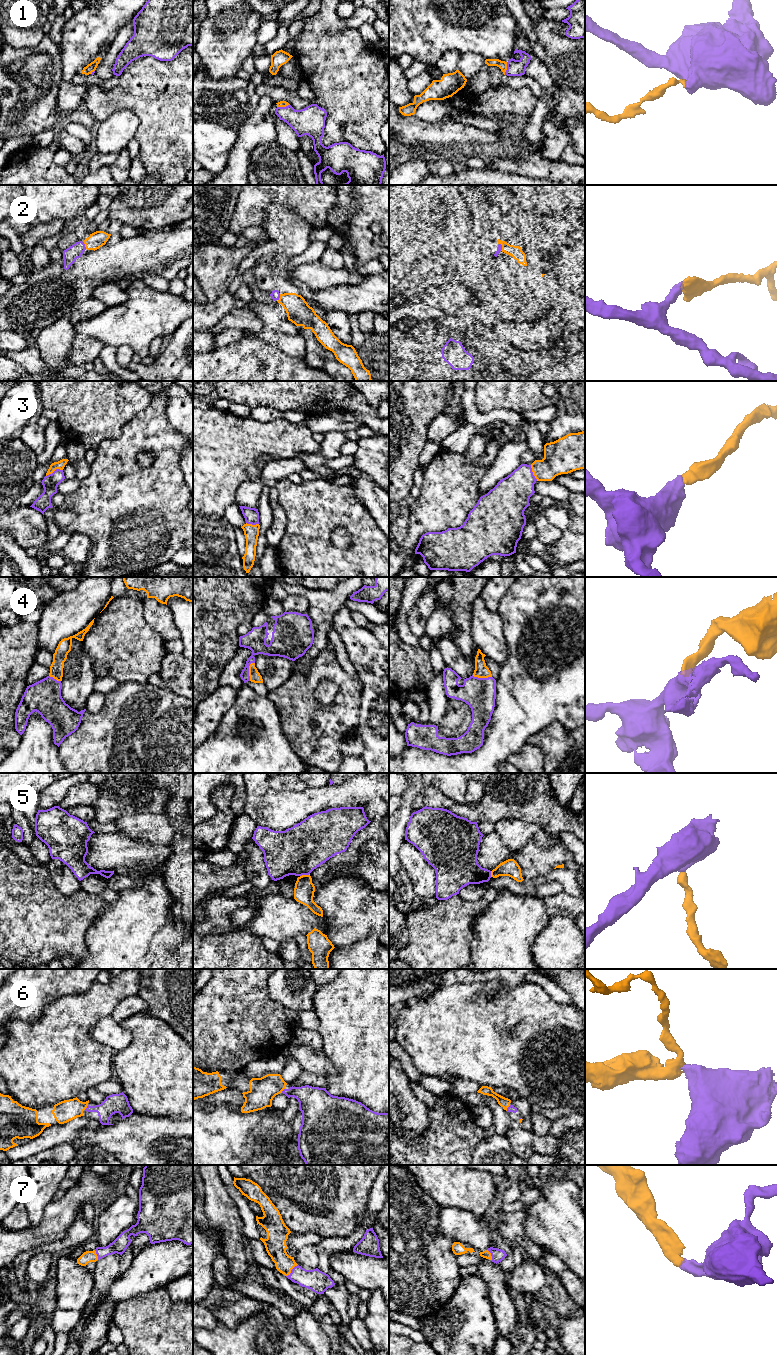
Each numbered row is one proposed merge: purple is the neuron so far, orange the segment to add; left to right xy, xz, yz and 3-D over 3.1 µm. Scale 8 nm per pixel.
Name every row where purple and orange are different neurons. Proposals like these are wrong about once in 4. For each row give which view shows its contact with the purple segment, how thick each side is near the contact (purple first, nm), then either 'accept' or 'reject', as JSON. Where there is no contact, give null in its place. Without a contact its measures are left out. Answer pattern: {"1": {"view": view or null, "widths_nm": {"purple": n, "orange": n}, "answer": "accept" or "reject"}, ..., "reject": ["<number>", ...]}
{"1": {"view": "xz", "widths_nm": {"purple": 220, "orange": 50}, "answer": "reject"}, "2": {"view": "xy", "widths_nm": {"purple": 120, "orange": 130}, "answer": "accept"}, "3": {"view": "xy", "widths_nm": {"purple": 130, "orange": 70}, "answer": "accept"}, "4": {"view": "xz", "widths_nm": {"purple": 170, "orange": 90}, "answer": "accept"}, "5": {"view": "xz", "widths_nm": {"purple": 380, "orange": 160}, "answer": "reject"}, "6": {"view": "yz", "widths_nm": {"purple": 60, "orange": 80}, "answer": "accept"}, "7": {"view": "xz", "widths_nm": {"purple": 170, "orange": 170}, "answer": "accept"}, "reject": ["1", "5"]}

